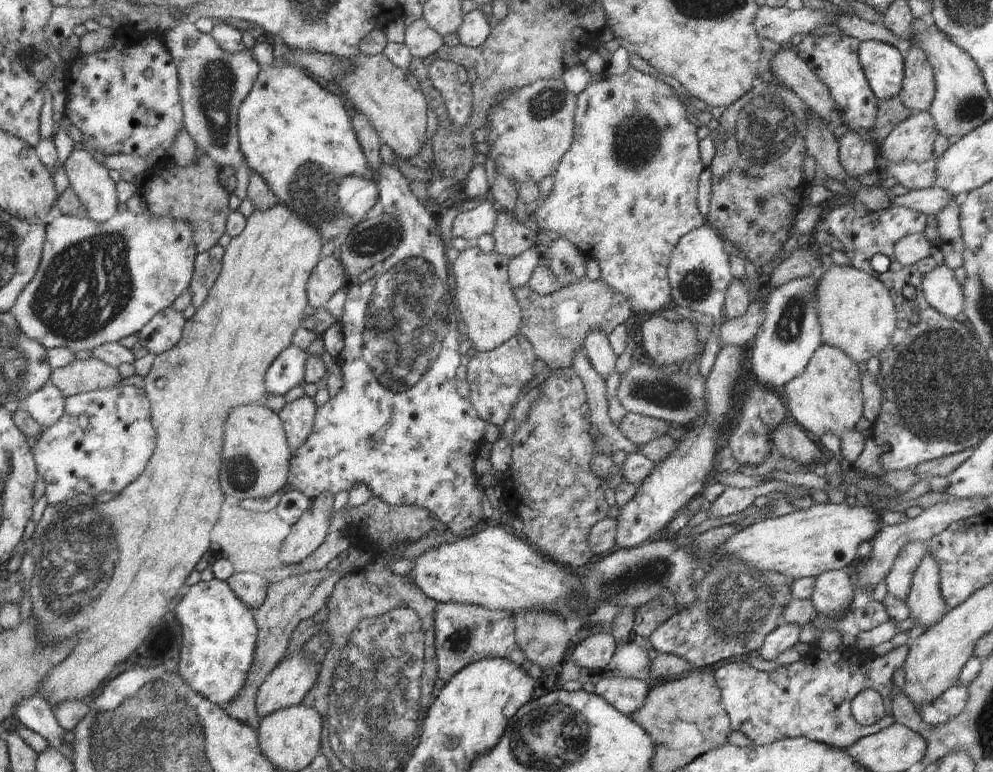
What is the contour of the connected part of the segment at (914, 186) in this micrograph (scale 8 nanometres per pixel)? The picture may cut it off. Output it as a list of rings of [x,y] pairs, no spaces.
[[[935,158],[923,163],[906,161],[890,163],[885,170],[880,171],[882,177],[892,177],[898,184],[903,184],[911,191],[930,189],[936,180]]]

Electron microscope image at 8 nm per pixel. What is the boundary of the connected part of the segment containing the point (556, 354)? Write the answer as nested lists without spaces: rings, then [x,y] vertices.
[[[586,276],[549,295],[535,293],[527,285],[514,287],[513,293],[522,313],[519,334],[551,369],[572,367],[575,354],[583,348],[584,339],[593,328],[609,335],[619,324],[631,321],[635,314],[623,294],[601,279],[593,282]]]

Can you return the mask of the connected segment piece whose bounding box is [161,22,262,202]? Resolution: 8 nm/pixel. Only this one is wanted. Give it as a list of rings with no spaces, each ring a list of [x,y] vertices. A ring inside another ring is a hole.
[[[180,22],[174,28],[168,29],[161,35],[164,46],[173,56],[177,66],[179,95],[181,96],[181,105],[183,108],[183,127],[188,131],[196,146],[204,150],[214,162],[217,162],[220,166],[232,166],[234,168],[237,178],[234,192],[241,202],[244,202],[247,199],[249,176],[252,170],[247,168],[248,164],[239,147],[237,116],[242,101],[248,96],[262,68],[256,60],[252,60],[252,52],[250,50],[236,53],[235,55],[228,54],[217,46],[217,42],[210,34],[198,31],[194,23]]]

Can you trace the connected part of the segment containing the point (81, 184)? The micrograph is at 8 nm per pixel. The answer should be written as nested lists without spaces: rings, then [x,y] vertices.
[[[74,149],[63,166],[70,180],[69,186],[72,187],[86,209],[86,217],[94,222],[103,223],[118,212],[119,201],[115,183],[108,175],[109,170],[104,167],[100,159],[94,159],[85,150]]]

